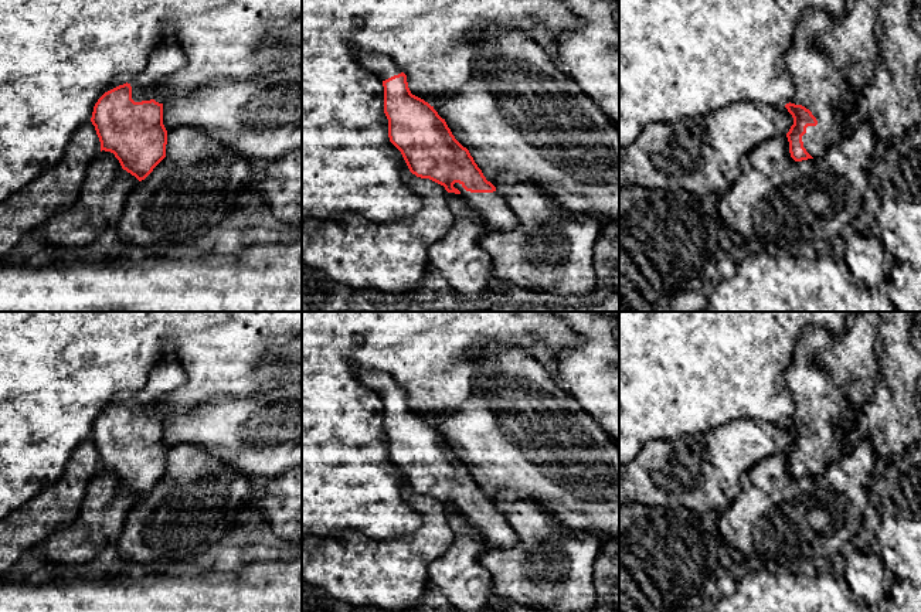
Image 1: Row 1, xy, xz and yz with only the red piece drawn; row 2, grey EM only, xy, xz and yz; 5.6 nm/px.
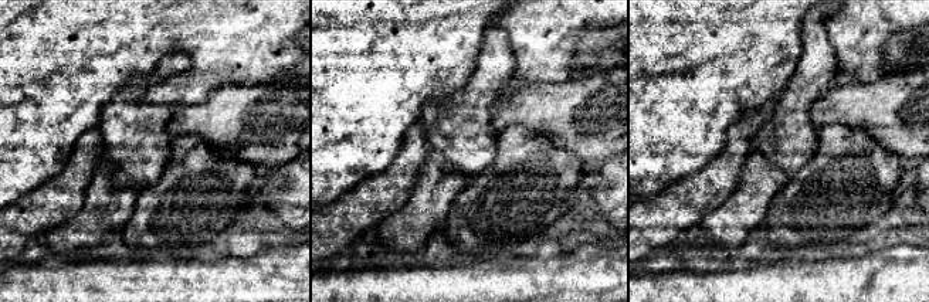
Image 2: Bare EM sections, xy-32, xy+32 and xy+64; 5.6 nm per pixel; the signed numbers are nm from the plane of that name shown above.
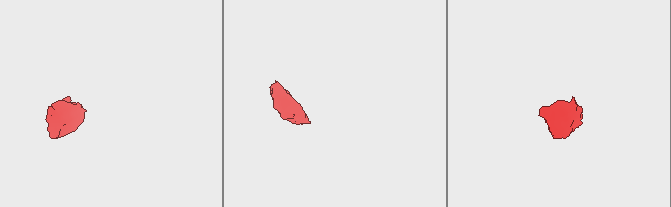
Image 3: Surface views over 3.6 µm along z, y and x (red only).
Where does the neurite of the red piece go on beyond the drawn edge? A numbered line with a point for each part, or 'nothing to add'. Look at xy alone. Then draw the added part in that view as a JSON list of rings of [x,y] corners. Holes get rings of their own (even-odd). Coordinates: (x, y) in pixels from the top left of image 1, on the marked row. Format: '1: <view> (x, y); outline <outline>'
1: xy (169, 57); outline [[[164,31],[157,48],[149,57],[146,69],[130,82],[132,99],[135,102],[154,99],[163,103],[164,99],[160,95],[154,95],[152,89],[183,69],[186,62],[187,57],[173,31]]]

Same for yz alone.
1: yz (828, 80); outline [[[849,0],[842,17],[816,8],[802,14],[782,62],[795,84],[791,103],[805,106],[818,120],[802,136],[812,157],[839,144],[842,116],[873,81],[877,17],[877,0]]]

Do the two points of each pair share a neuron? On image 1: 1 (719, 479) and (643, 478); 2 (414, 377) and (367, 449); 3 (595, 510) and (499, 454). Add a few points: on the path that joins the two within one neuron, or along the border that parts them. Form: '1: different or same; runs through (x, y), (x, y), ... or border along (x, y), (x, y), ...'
1: same; runs through (700, 492), (682, 493), (669, 480), (662, 480)
2: same; runs through (373, 354), (342, 354), (339, 357), (339, 408)
3: same; runs through (571, 495), (544, 478), (523, 458)

